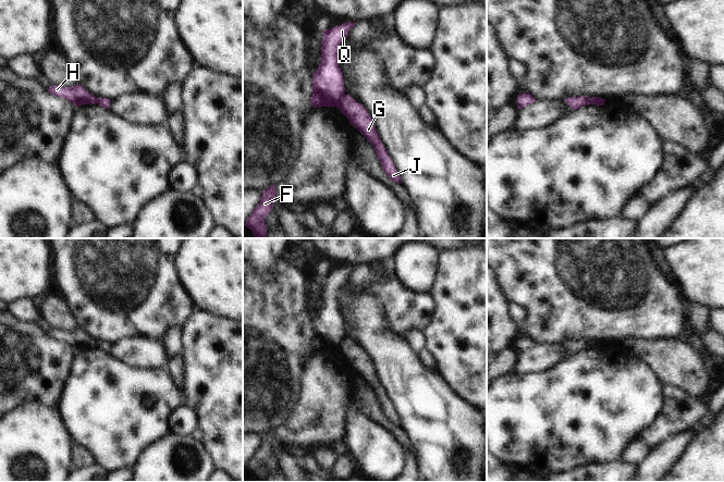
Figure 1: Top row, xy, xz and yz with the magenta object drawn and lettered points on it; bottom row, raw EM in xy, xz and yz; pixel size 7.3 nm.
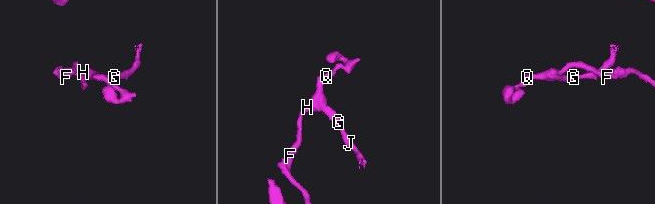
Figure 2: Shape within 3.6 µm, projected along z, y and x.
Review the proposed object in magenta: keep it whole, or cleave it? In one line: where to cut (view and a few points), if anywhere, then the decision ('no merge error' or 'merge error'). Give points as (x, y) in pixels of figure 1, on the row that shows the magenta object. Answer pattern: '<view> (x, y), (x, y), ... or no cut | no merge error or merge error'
xz (343, 94), (335, 104) | merge error

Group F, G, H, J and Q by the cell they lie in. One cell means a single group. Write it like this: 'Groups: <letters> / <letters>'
Groups: F H Q / G J.

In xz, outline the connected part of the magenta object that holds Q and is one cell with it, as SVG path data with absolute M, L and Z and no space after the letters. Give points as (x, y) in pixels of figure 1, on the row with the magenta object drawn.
M345 22L331 29L323 29L321 41L321 61L312 73L312 95L310 104L314 108L334 108L345 92L344 79L339 67L338 50L354 27L353 22Z

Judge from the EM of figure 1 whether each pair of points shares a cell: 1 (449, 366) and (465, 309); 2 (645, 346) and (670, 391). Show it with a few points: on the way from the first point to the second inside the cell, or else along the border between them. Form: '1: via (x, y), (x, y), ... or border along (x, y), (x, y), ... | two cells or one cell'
1: via (457, 351), (457, 344), (465, 335), (465, 323) | one cell
2: border along (663, 383), (675, 385), (690, 394) | two cells

